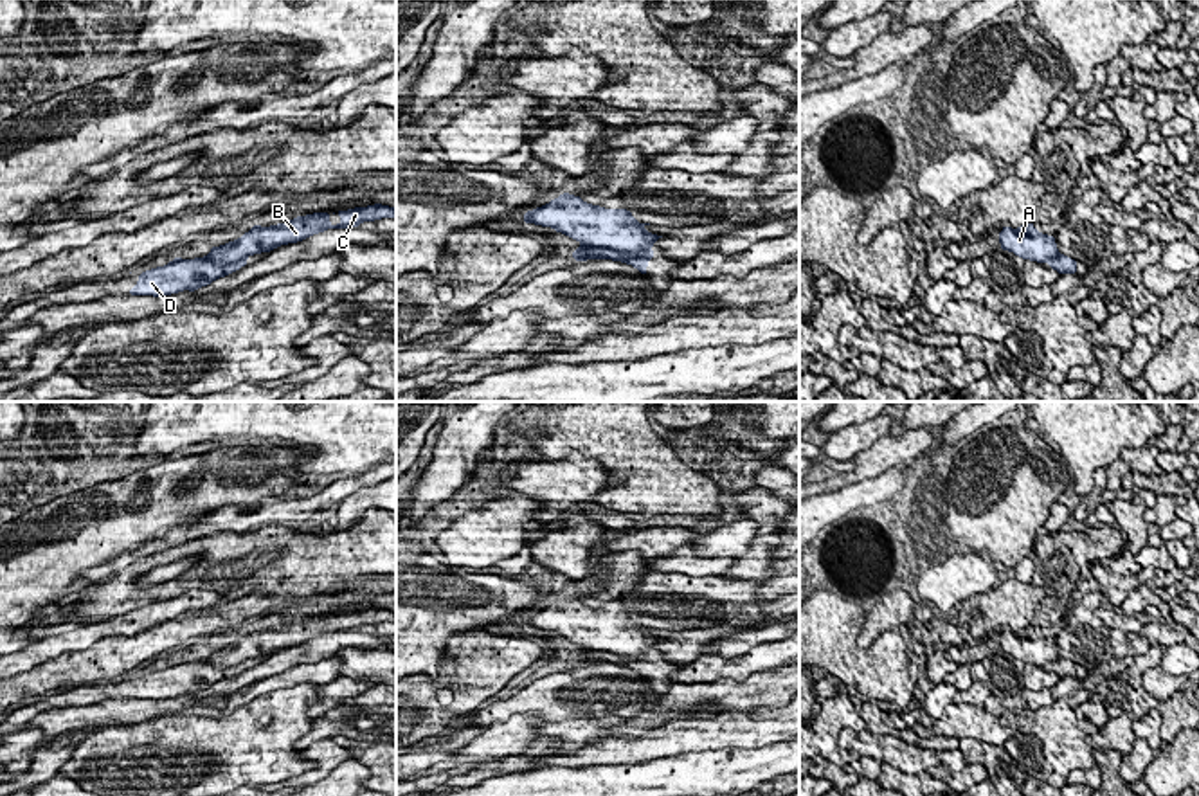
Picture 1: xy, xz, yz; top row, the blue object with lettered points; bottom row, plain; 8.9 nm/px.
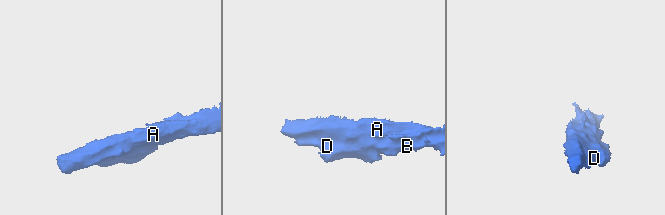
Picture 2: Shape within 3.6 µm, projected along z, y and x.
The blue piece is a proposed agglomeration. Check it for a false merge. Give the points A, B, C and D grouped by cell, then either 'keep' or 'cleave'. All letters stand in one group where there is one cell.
A B C / D; cleave

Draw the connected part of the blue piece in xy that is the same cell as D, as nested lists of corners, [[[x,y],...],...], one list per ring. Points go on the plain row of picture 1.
[[[207,659],[194,663],[175,661],[166,670],[157,670],[139,677],[135,692],[130,692],[130,699],[171,699],[182,693],[194,695],[211,688],[214,683],[225,681],[241,670],[248,663],[239,663],[225,670],[216,670]]]

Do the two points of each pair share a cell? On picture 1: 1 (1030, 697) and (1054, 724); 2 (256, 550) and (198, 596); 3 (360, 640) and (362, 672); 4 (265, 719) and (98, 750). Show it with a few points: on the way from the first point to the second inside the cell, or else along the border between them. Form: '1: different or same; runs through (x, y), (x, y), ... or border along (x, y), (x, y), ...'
1: different; border along (1055, 701), (1034, 712)
2: different; border along (227, 602), (186, 609), (177, 615)
3: different; border along (377, 647), (342, 647), (333, 656)
4: same; runs through (224, 733), (175, 733), (139, 741)

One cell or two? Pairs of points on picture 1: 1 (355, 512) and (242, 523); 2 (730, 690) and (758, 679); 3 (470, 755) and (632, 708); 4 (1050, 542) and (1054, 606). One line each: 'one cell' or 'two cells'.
1: two cells
2: one cell
3: two cells
4: one cell

